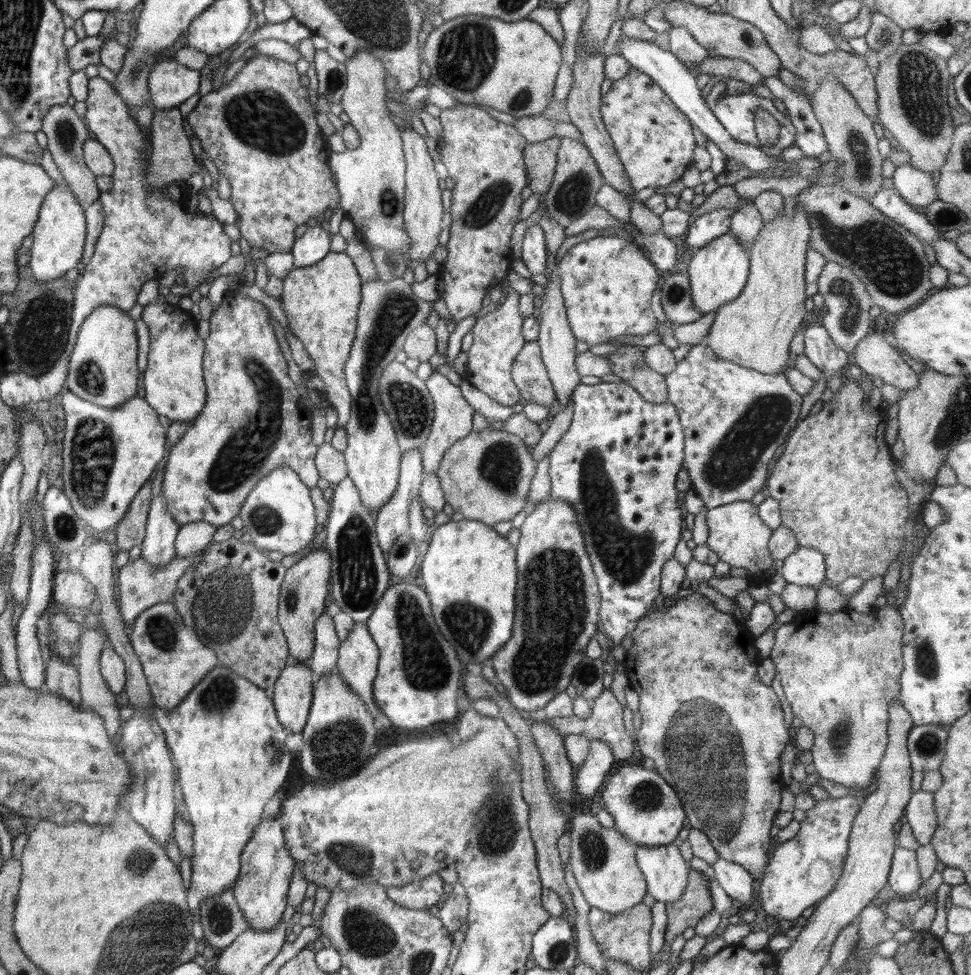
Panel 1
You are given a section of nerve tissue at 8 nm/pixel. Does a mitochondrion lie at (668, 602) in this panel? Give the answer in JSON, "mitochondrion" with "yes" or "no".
{"mitochondrion":"no"}

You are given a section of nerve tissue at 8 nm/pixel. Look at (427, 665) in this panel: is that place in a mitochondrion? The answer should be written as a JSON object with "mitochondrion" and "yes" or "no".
{"mitochondrion":"yes"}

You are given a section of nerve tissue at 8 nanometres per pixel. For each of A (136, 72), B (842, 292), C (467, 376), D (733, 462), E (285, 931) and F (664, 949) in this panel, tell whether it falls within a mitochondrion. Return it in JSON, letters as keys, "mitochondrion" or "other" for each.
{"A":"mitochondrion","B":"mitochondrion","C":"other","D":"mitochondrion","E":"other","F":"other"}

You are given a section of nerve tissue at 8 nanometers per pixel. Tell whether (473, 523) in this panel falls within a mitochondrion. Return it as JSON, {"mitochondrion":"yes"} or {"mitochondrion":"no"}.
{"mitochondrion":"no"}

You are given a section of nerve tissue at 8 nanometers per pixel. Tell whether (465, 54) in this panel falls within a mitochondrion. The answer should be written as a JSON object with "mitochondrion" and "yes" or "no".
{"mitochondrion":"yes"}

